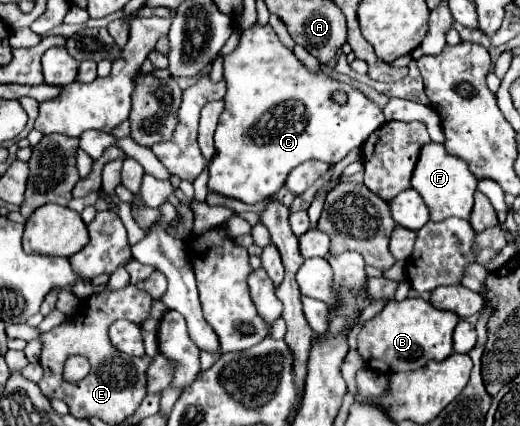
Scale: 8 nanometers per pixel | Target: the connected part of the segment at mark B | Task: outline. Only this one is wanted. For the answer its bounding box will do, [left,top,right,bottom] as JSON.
[358,297,460,373]

